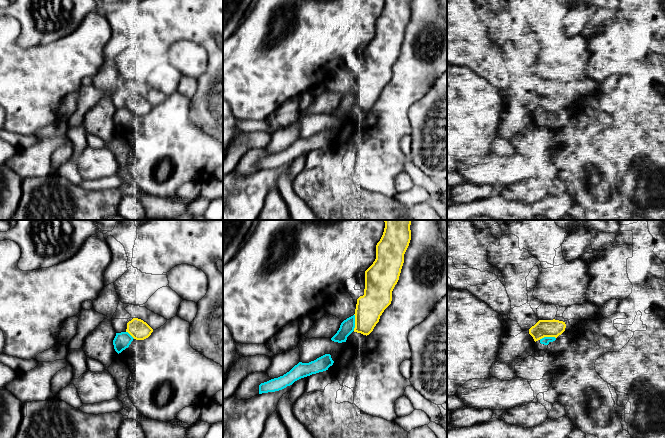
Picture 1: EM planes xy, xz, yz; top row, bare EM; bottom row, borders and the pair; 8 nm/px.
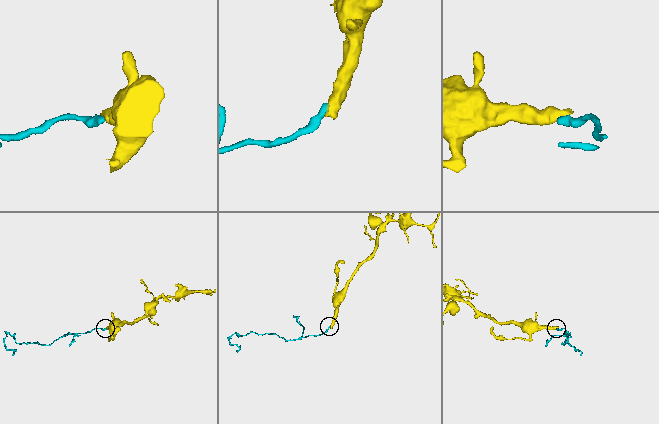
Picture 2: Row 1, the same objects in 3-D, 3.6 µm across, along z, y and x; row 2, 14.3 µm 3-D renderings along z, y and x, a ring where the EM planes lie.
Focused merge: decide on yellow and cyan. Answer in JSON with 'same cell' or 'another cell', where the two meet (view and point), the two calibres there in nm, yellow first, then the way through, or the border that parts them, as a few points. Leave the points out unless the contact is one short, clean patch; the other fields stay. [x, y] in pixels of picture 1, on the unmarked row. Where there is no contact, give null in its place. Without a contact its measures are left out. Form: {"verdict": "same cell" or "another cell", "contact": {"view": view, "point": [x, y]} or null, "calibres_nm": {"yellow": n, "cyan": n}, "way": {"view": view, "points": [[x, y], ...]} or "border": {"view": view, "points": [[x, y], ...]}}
{"verdict": "another cell", "contact": {"view": "xz", "point": [355, 98]}, "calibres_nm": {"yellow": 220, "cyan": 110}}

